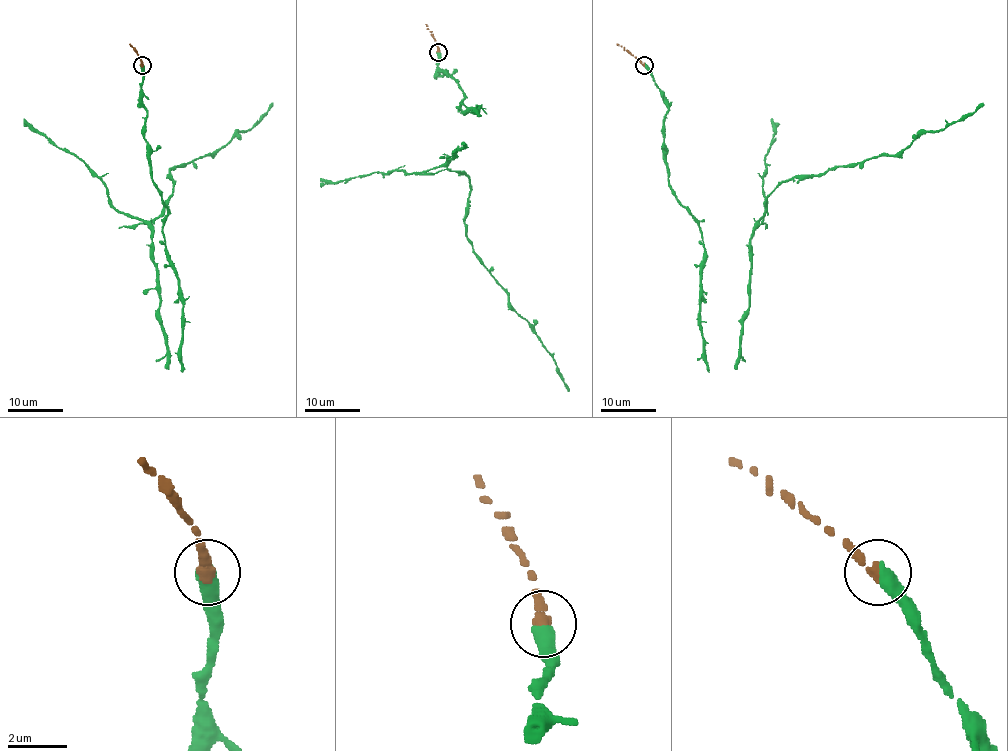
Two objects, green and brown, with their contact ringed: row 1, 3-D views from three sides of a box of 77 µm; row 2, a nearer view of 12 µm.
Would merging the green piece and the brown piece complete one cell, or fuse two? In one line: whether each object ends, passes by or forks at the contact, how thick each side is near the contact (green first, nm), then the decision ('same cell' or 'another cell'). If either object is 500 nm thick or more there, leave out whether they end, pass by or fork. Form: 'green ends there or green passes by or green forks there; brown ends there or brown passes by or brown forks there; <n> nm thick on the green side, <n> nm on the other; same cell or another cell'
550 nm thick on the green side, 340 nm on the other; same cell

